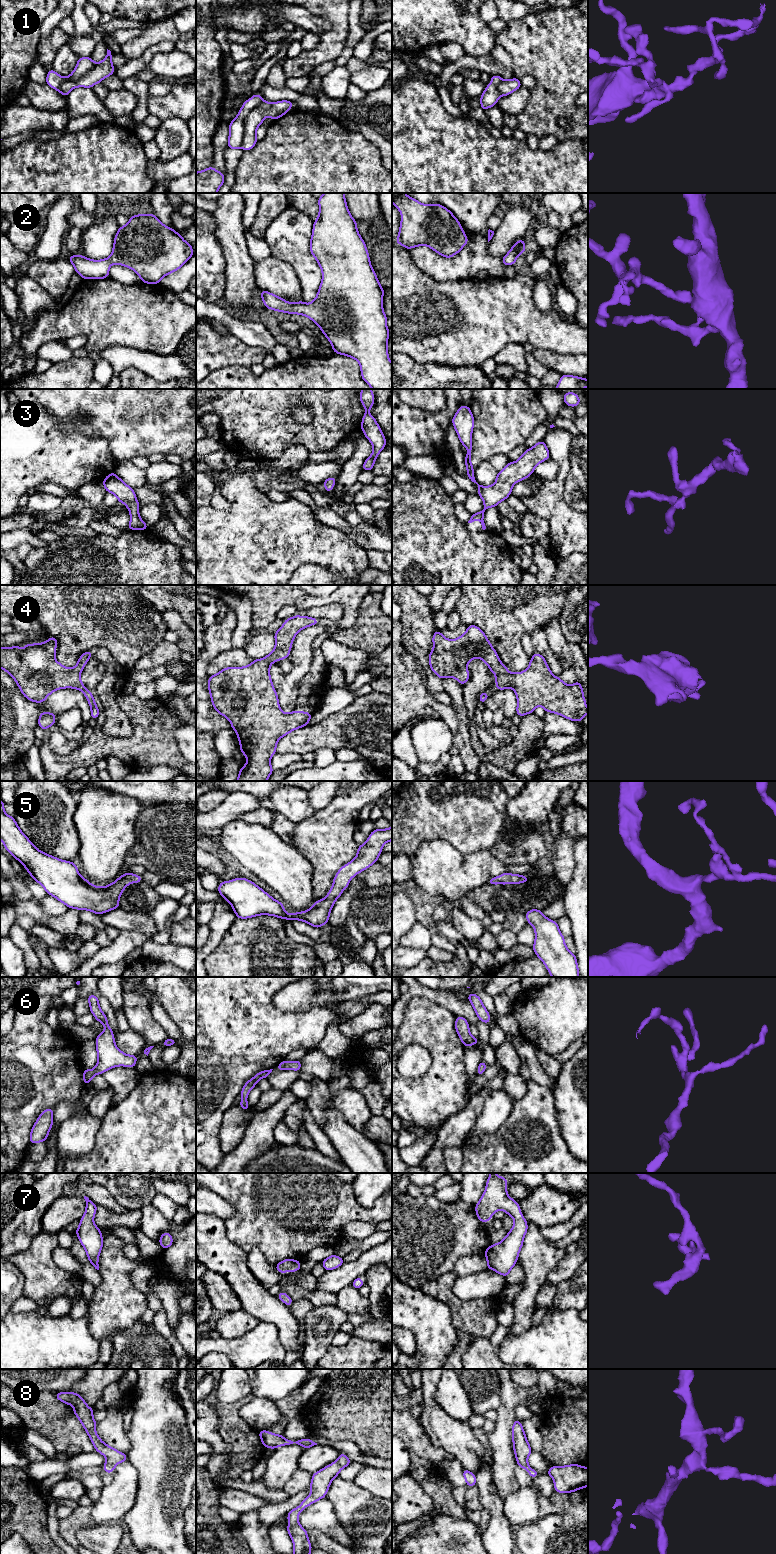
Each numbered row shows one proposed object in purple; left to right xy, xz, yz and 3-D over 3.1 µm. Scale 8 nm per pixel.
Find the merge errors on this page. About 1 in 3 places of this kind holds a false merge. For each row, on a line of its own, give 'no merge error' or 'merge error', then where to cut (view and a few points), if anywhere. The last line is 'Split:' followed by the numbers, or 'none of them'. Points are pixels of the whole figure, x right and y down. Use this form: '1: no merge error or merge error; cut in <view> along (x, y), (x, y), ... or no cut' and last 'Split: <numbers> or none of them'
1: merge error; cut in xz along (265, 101), (258, 104), (246, 117), (243, 140), (239, 147)
2: no merge error; no cut
3: no merge error; no cut
4: no merge error; no cut
5: no merge error; no cut
6: no merge error; no cut
7: no merge error; no cut
8: no merge error; no cut
Split: 1

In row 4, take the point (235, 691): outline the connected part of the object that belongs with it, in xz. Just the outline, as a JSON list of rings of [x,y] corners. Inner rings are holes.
[[[295,615],[284,621],[274,633],[275,648],[266,657],[256,659],[244,667],[227,667],[213,676],[209,676],[208,690],[214,709],[226,717],[231,728],[236,731],[240,751],[248,762],[241,767],[236,781],[267,781],[273,772],[270,759],[276,753],[279,739],[298,728],[308,725],[313,713],[292,711],[283,713],[270,678],[270,666],[276,661],[288,658],[296,634],[311,625],[317,625],[318,619]]]

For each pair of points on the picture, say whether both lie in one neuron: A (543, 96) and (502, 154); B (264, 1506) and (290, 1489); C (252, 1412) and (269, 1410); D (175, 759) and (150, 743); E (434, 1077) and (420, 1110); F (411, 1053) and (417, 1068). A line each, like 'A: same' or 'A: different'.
A: different
B: different
C: same
D: same
E: same
F: same

